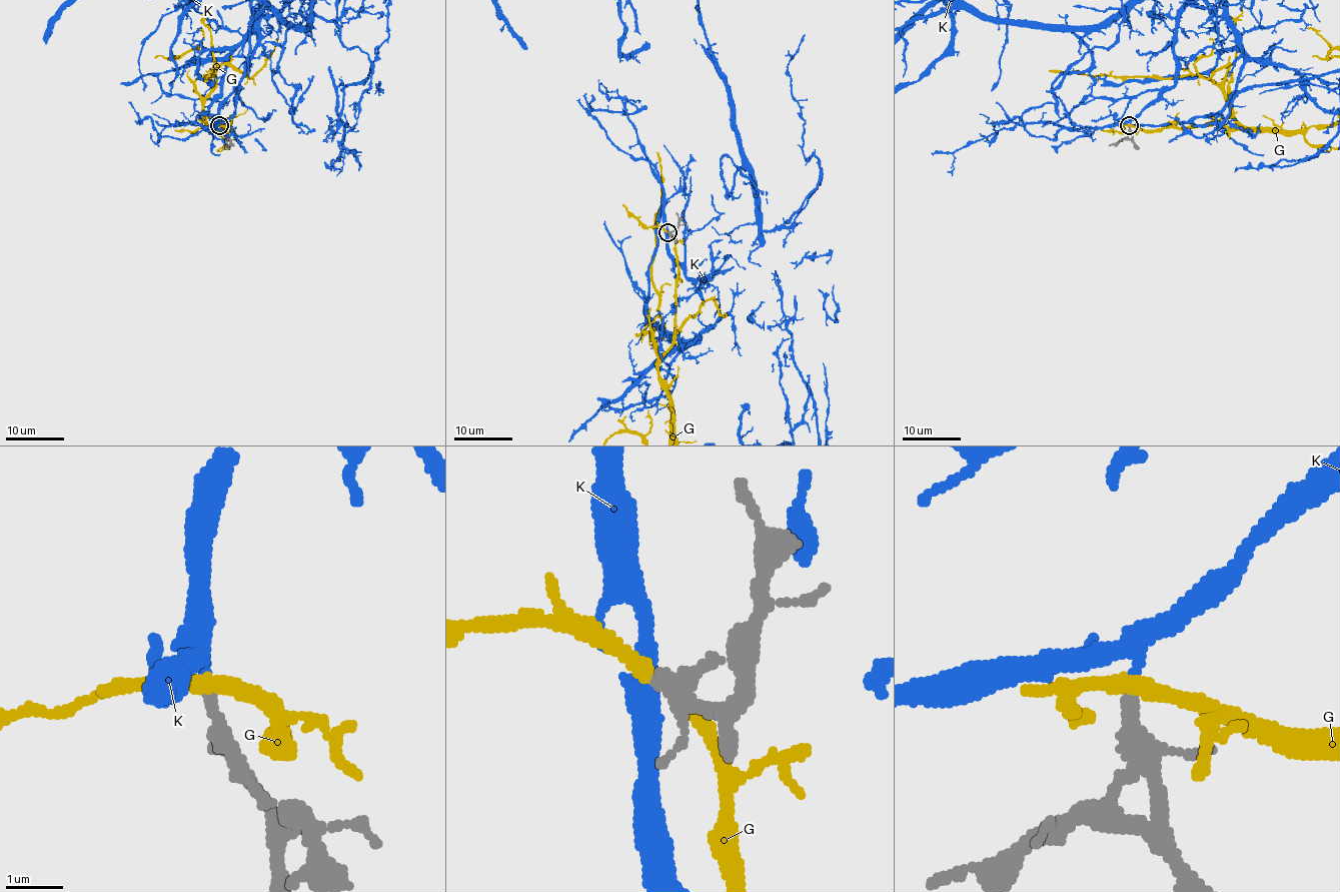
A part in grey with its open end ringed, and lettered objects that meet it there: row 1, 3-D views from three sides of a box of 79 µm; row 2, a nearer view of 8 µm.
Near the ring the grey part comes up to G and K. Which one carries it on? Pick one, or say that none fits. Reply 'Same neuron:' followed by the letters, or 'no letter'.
Same neuron: K

